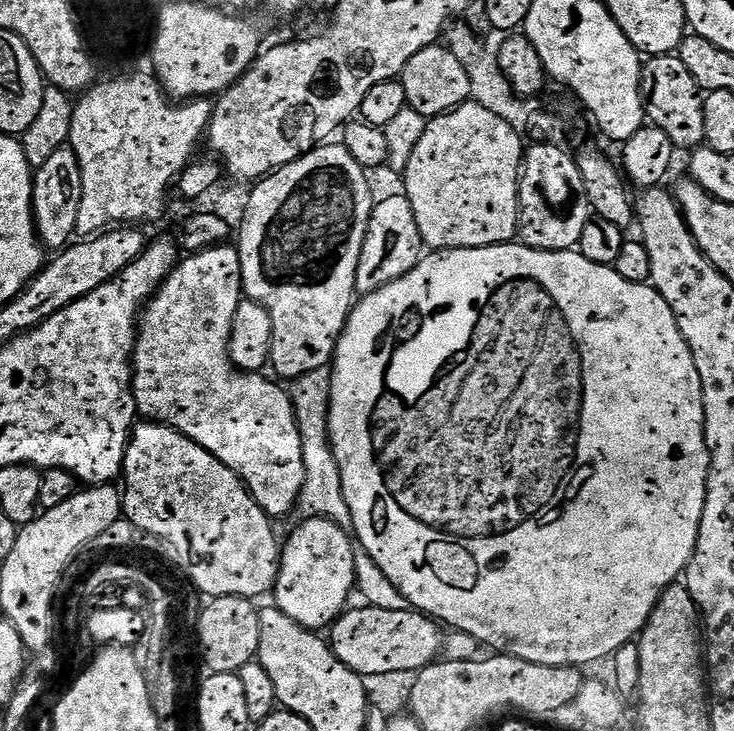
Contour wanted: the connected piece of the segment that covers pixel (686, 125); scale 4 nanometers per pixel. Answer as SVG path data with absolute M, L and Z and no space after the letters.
M679 55L647 57L640 69L640 93L646 102L647 123L662 129L673 149L695 150L704 144L704 96L698 82L694 82L694 74L686 70L686 62L682 62Z

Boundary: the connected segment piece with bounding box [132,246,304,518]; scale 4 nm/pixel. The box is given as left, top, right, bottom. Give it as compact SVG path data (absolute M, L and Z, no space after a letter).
M217 246L204 248L200 252L185 255L177 264L171 274L164 280L163 286L156 291L155 296L148 301L138 320L136 334L136 348L132 352L132 393L136 399L136 411L145 421L154 424L164 424L176 432L182 433L186 438L198 442L202 450L214 454L218 462L222 462L229 468L240 481L248 487L248 492L258 502L260 509L269 518L284 516L291 513L296 506L296 500L300 497L302 482L304 481L304 463L302 462L302 438L298 430L298 422L294 414L292 397L287 391L279 388L281 385L275 379L267 380L267 375L259 372L241 372L234 366L234 362L228 353L230 346L230 330L234 326L234 314L238 310L242 299L242 274L240 273L240 250L236 246Z

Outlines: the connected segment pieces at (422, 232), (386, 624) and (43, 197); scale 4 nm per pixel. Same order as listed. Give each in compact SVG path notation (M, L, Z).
M465 102L452 111L435 116L428 120L426 134L414 146L414 154L410 154L410 162L404 167L402 179L404 179L403 195L408 197L410 206L414 206L414 222L418 222L418 234L424 240L425 245L432 250L445 248L485 248L495 244L507 244L515 241L520 226L520 174L524 166L524 154L526 144L523 144L521 133L516 132L498 115L490 113L486 107L475 103Z
M371 606L349 607L342 615L334 621L330 629L330 647L343 664L350 670L354 670L359 676L371 678L371 676L384 676L391 678L395 671L412 671L419 673L421 670L435 665L446 640L440 631L441 625L433 620L431 616L425 616L422 612L415 610L382 610Z
M65 146L55 150L40 168L35 169L32 178L32 213L36 219L36 234L45 249L63 250L73 243L81 207L82 170L78 154L71 146Z

